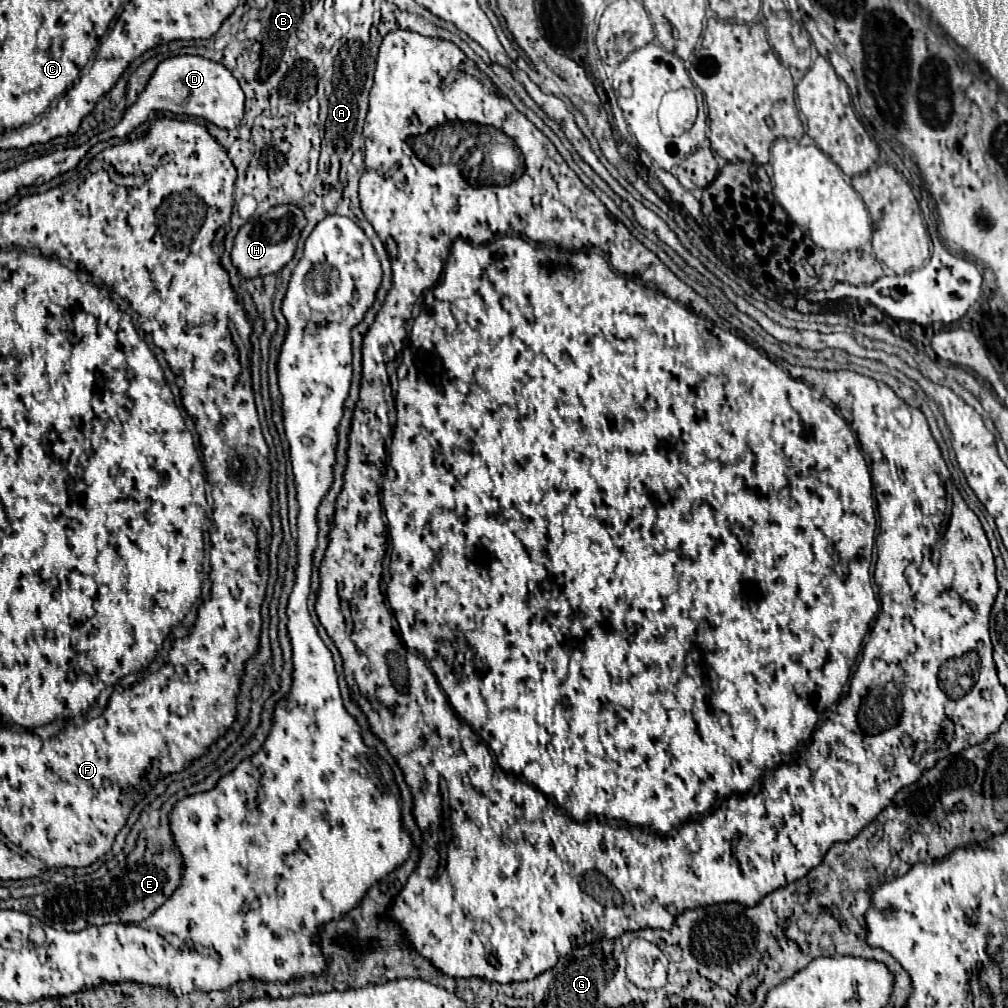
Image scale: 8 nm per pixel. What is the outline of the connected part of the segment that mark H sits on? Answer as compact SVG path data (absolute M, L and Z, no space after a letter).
M295 204L275 206L269 212L265 212L263 216L249 220L239 230L233 252L231 252L233 264L239 268L239 274L243 274L247 278L255 278L255 276L267 276L267 274L279 272L293 258L297 240L305 226L307 226L307 216Z

